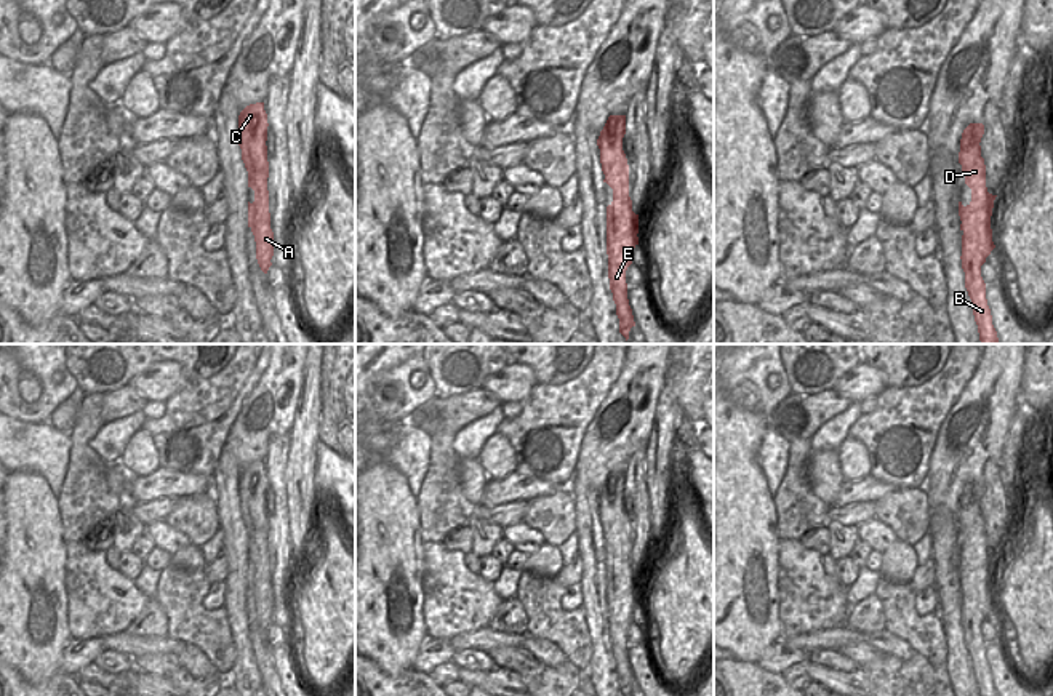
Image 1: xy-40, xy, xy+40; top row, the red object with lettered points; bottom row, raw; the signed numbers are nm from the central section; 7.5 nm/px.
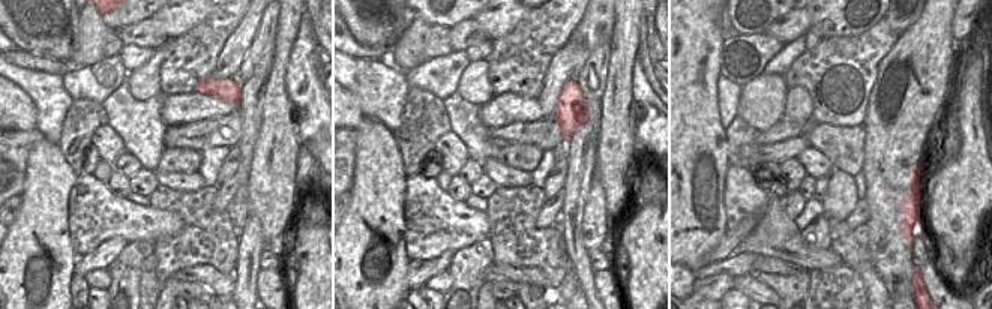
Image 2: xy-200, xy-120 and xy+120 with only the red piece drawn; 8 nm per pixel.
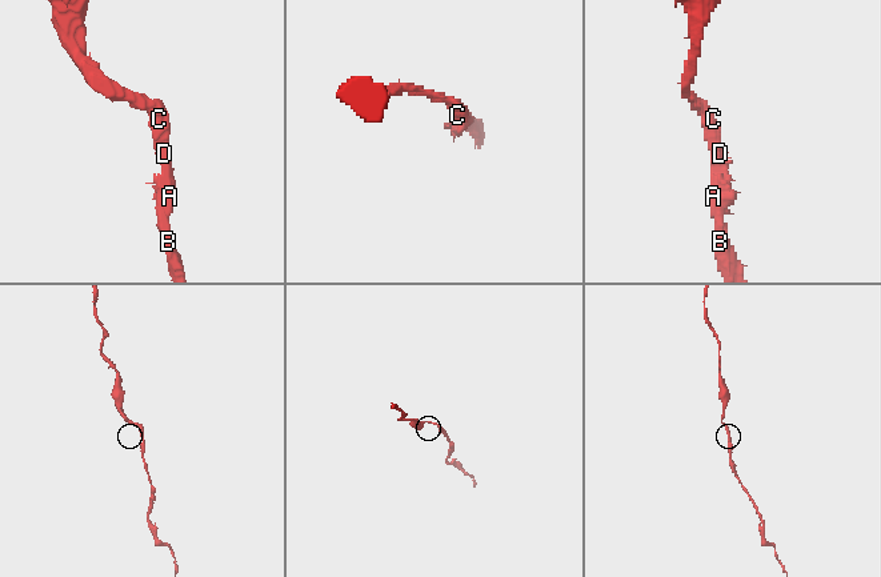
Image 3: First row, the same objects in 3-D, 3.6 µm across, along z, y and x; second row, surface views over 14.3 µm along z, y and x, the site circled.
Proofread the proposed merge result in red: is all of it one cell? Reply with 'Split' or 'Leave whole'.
Leave whole.

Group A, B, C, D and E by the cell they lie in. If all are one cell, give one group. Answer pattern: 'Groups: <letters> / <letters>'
Groups: A B C D E.

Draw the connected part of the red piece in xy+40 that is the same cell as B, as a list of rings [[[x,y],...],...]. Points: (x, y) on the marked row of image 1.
[[[970,123],[960,139],[959,163],[962,165],[965,184],[971,189],[971,202],[967,206],[959,202],[960,230],[963,232],[960,259],[979,341],[983,344],[999,344],[986,299],[986,283],[981,277],[981,266],[995,248],[991,216],[997,197],[989,194],[986,187],[986,165],[979,146],[983,134],[983,123]]]

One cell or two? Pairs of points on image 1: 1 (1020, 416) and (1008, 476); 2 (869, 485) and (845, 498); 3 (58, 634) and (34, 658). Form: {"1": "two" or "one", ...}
{"1": "one", "2": "one", "3": "one"}

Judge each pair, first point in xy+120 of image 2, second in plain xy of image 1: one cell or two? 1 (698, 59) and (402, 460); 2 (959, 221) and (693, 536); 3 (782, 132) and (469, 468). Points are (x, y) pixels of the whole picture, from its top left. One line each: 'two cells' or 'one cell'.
1: two cells
2: one cell
3: two cells

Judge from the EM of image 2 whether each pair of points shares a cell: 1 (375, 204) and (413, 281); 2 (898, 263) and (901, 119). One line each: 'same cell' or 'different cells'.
1: different cells
2: same cell

